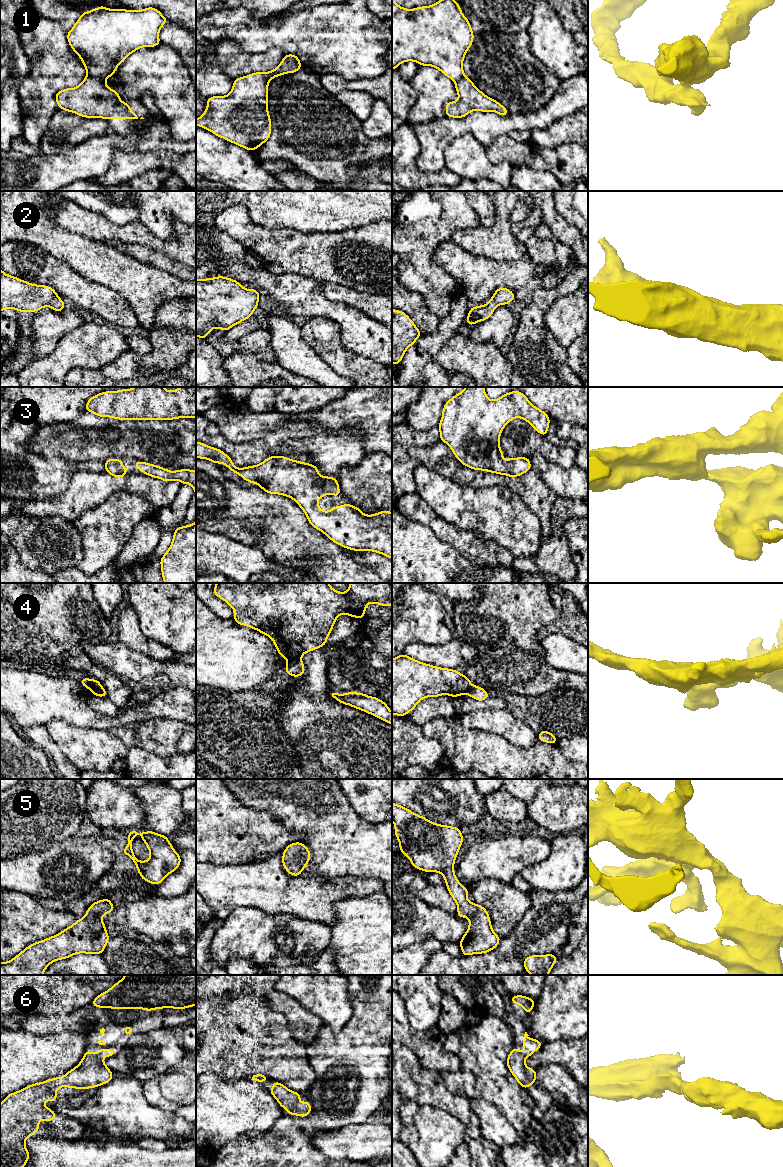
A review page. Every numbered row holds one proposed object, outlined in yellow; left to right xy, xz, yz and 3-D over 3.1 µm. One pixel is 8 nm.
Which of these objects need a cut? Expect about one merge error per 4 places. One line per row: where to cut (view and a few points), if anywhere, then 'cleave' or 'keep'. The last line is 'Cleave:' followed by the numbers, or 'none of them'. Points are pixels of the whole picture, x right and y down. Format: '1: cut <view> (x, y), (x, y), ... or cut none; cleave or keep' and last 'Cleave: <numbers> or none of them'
1: cut xy (87, 75), (104, 80); cleave
2: cut none; keep
3: cut none; keep
4: cut xz (300, 658), (288, 660); cleave
5: cut none; keep
6: cut none; keep
Cleave: 1, 4

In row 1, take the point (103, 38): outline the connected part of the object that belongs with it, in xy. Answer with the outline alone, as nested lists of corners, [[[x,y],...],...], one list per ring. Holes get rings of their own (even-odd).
[[[100,5],[88,12],[82,12],[67,40],[72,50],[80,57],[87,76],[107,79],[113,76],[117,67],[134,51],[142,47],[155,47],[161,43],[159,31],[169,21],[154,7],[142,10],[108,9]]]

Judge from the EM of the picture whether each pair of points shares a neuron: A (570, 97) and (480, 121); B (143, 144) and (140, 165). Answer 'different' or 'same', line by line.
A: same
B: different

